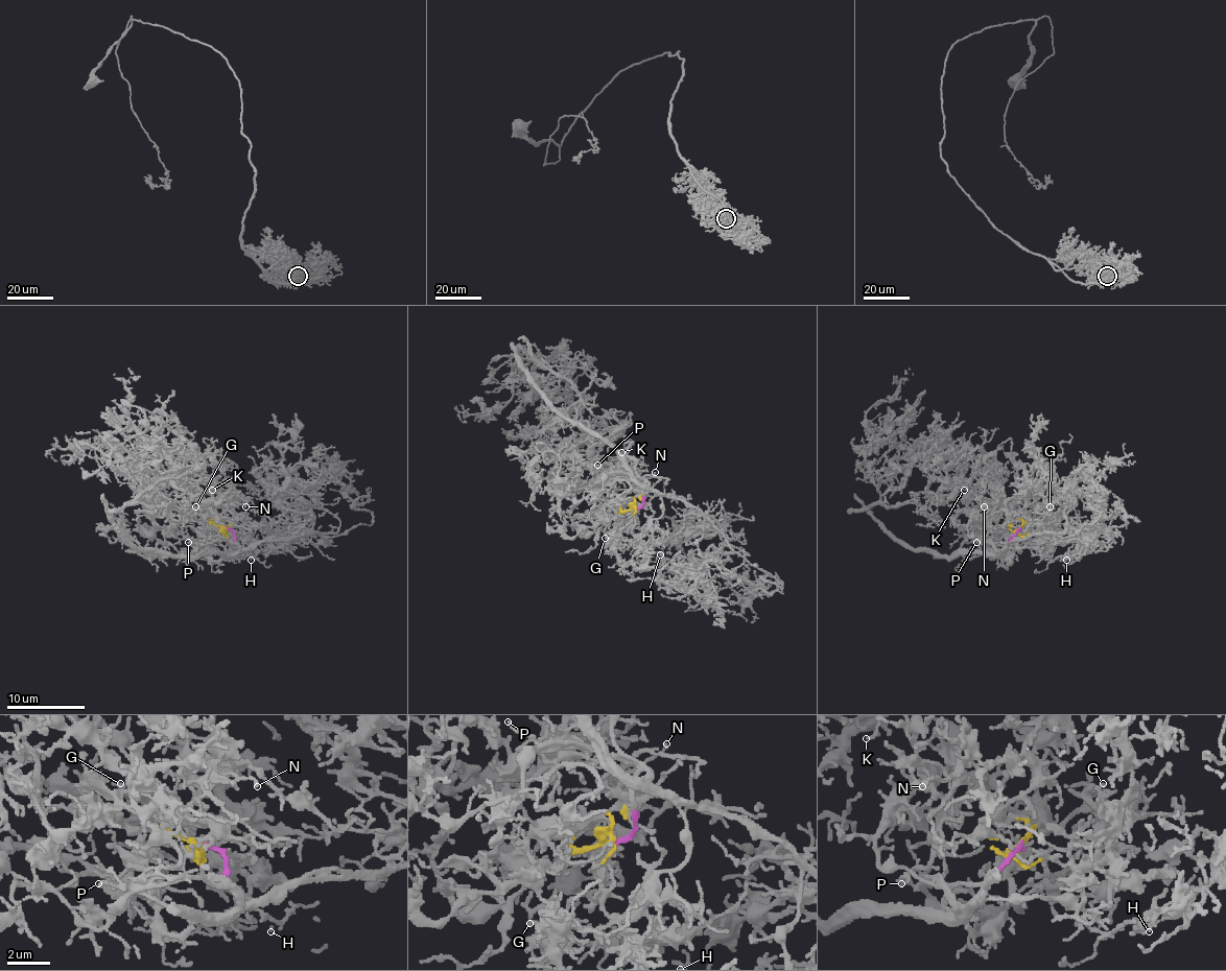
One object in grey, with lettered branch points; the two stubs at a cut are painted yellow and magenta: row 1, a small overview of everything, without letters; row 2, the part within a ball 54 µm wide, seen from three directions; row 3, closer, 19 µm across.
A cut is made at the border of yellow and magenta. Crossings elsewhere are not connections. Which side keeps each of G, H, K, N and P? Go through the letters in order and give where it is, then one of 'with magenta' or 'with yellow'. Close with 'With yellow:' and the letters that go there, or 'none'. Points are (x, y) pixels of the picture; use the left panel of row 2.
G: place (195, 506); with magenta
H: place (251, 560); with magenta
K: place (212, 490); with magenta
N: place (245, 506); with yellow
P: place (188, 542); with magenta
With yellow: N

